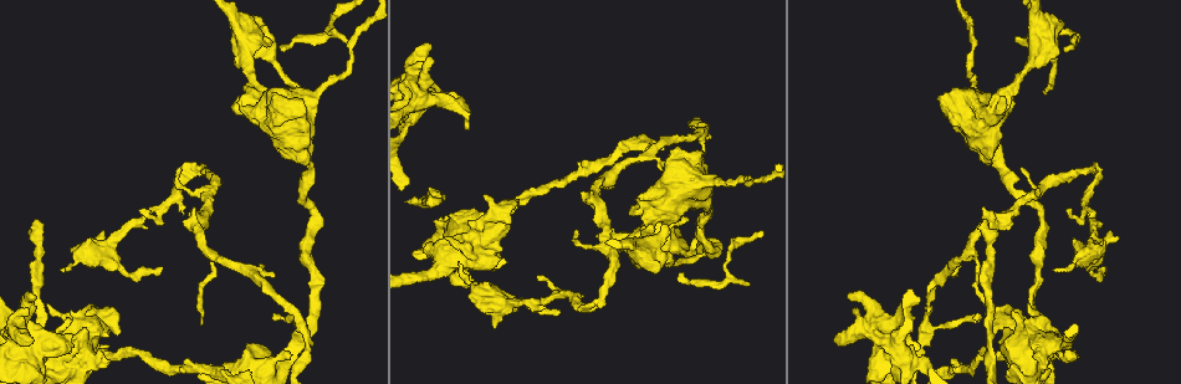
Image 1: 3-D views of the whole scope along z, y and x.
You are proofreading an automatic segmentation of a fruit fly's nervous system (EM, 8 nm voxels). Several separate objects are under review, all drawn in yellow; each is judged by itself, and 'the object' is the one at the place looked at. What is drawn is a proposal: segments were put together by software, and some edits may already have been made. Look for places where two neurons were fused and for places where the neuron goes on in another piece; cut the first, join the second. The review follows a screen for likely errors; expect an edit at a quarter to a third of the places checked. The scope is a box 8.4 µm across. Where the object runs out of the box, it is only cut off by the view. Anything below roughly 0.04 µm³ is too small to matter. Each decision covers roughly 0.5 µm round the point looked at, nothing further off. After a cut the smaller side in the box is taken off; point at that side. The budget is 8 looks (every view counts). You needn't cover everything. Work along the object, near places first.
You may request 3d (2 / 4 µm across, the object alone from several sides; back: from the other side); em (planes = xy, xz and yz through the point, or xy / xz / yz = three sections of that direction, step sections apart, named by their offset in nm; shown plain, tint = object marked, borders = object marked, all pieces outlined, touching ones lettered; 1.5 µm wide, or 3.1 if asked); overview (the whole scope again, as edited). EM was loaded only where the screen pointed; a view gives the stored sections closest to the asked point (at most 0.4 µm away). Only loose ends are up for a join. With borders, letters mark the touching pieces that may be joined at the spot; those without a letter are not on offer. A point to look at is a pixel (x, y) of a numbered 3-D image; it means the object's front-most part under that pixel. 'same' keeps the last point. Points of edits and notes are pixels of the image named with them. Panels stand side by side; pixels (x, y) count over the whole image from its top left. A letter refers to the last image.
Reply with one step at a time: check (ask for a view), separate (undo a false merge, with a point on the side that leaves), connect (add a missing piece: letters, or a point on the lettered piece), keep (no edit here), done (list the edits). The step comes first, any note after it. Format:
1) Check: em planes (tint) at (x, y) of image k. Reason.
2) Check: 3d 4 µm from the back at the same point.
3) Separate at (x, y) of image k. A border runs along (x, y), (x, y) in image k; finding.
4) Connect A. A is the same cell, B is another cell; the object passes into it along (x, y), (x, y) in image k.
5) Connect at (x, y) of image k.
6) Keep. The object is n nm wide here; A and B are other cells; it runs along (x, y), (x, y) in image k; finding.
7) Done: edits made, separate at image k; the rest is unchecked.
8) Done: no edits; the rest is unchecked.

Check: em planes (borders) at (95, 236) of image 1. Branch stops here.

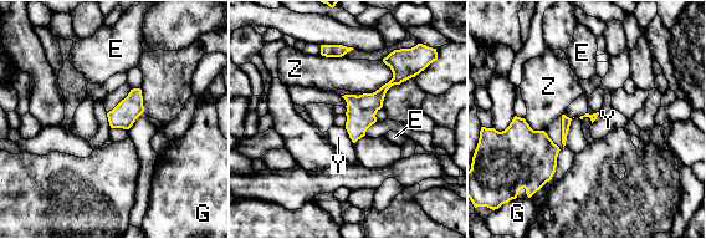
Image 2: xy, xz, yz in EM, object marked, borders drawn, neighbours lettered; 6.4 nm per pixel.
Keep. E, G, Y and Z are other cells; a border runs along (344, 127), (353, 143) in image 2; none of them fits.

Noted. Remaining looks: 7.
Check: em xy step 4 (tint) at (995, 331) of image 1. Branch stops here.

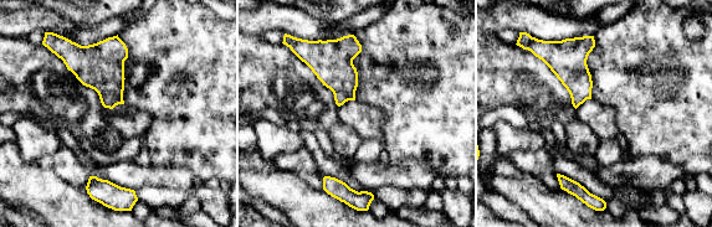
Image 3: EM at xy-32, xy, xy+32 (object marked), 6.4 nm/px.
Check: em yz step 4 (borders) at the same point. Cut it another way.

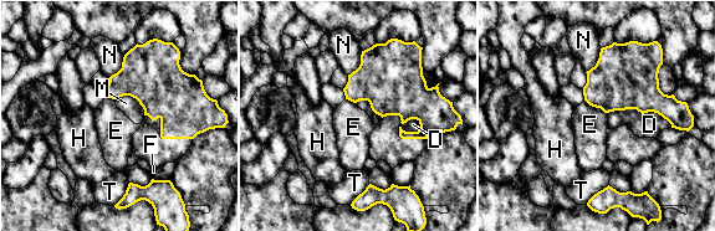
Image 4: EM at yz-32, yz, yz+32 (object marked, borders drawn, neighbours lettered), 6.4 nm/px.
Keep. D, E, F, H, M, N and T are other cells; a border runs along (608, 112), (657, 112), (672, 127) in image 4; none of them fits.

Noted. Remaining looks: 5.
Check: 3d 2 µm at (464, 128) of image 1. Free end.

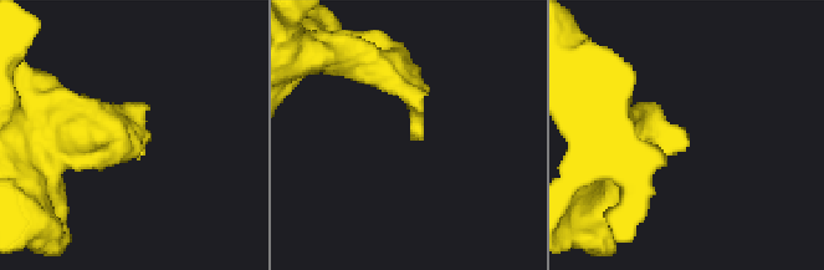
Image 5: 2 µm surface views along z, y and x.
Check: em planes (borders) at (686, 144) of image 5.

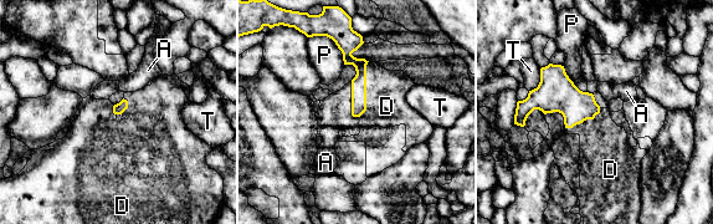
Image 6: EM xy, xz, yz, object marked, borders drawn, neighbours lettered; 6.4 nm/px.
Connect at (386, 106) of image 6. D is the same cell, A, P and T are other cells; the object passes into it along (359, 82), (365, 92), (386, 106) in image 6; the neuron continues.

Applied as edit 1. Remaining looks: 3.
Done: edits made, connect at image 6; the rest is unchecked.

